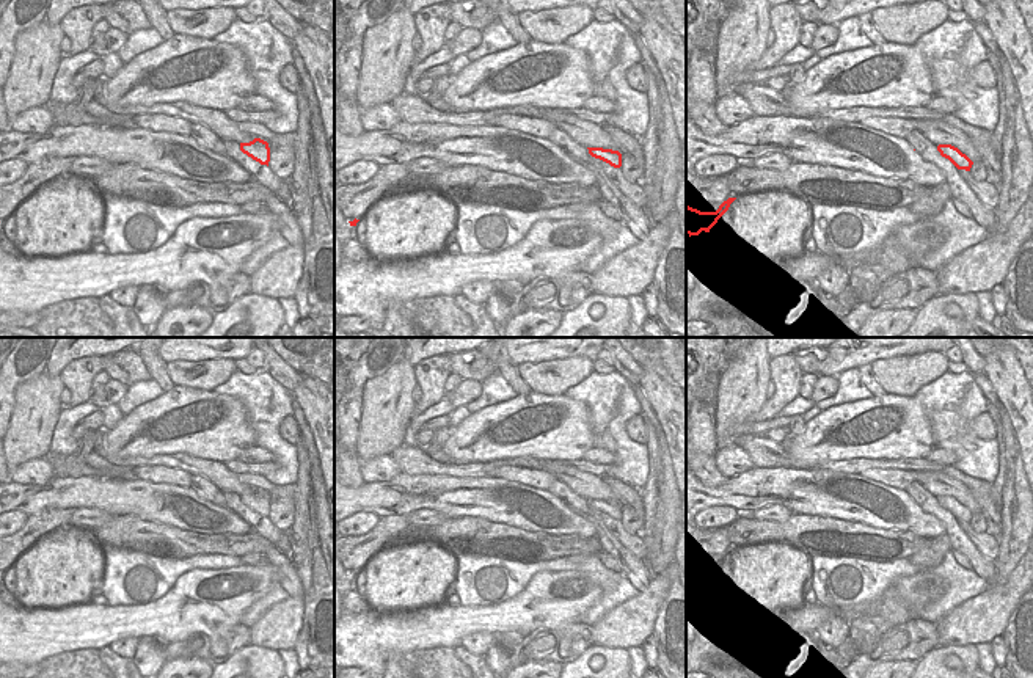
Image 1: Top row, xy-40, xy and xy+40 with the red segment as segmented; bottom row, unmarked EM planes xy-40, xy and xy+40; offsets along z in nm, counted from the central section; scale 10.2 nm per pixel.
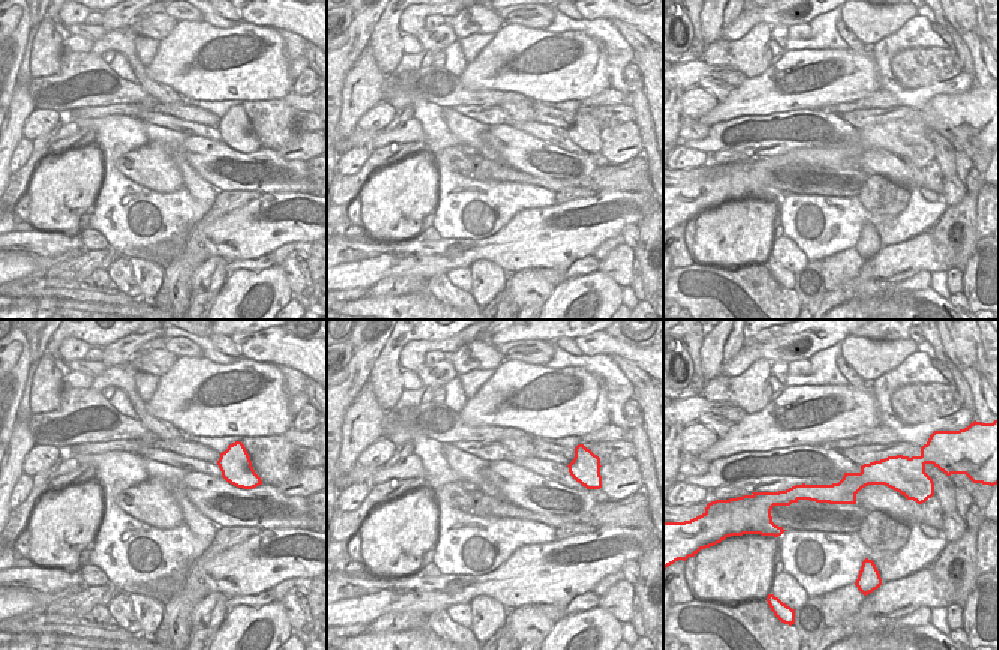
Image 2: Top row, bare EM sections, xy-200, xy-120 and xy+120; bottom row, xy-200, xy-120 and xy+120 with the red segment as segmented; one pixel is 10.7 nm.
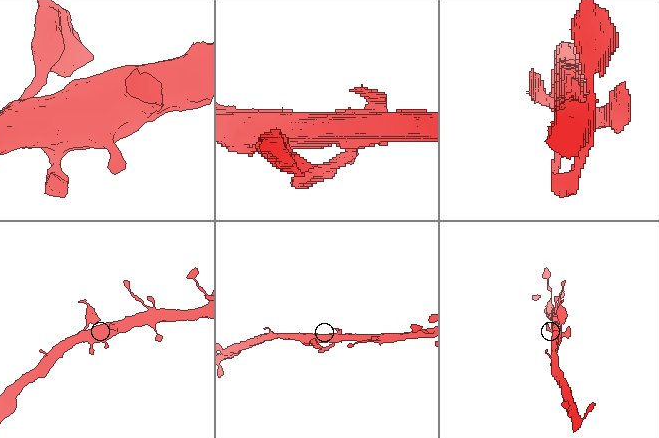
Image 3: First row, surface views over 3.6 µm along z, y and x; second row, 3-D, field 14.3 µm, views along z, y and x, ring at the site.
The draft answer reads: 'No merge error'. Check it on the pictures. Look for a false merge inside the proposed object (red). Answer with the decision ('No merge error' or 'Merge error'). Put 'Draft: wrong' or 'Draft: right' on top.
Draft: right
No merge error

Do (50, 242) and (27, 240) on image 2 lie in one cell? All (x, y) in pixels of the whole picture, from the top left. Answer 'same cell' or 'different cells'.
same cell

